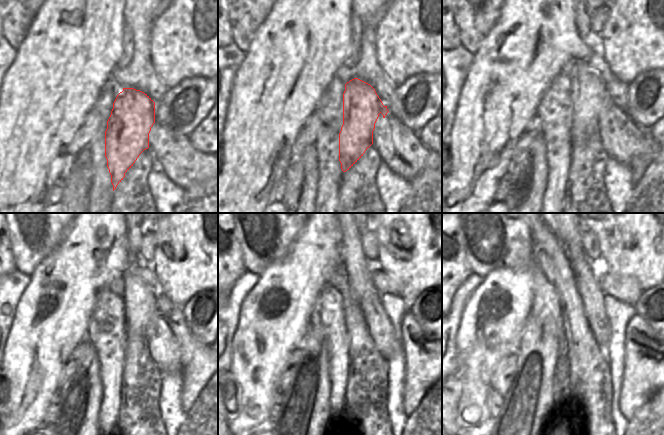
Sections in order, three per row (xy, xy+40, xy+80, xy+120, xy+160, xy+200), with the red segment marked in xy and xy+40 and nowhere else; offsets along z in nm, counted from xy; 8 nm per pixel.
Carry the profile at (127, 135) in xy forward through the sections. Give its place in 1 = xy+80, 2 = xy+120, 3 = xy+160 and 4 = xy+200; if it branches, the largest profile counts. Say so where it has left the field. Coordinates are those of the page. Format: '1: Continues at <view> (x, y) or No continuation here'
1: Continues at xy+80 (589, 99)
2: Continues at xy+120 (142, 318)
3: Continues at xy+160 (368, 298)
4: Continues at xy+200 (593, 297).

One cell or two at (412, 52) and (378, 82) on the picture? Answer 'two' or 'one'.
two

